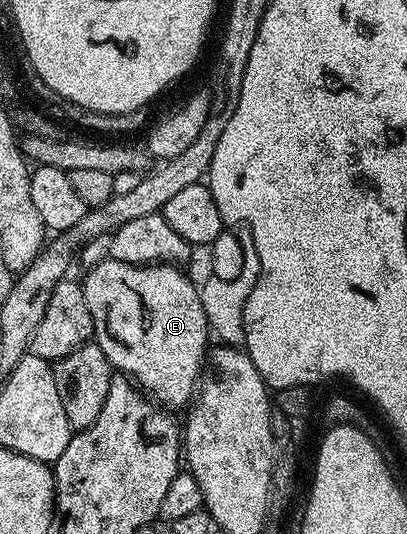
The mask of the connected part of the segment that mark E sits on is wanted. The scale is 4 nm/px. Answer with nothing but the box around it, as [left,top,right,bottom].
[81,259,209,411]

